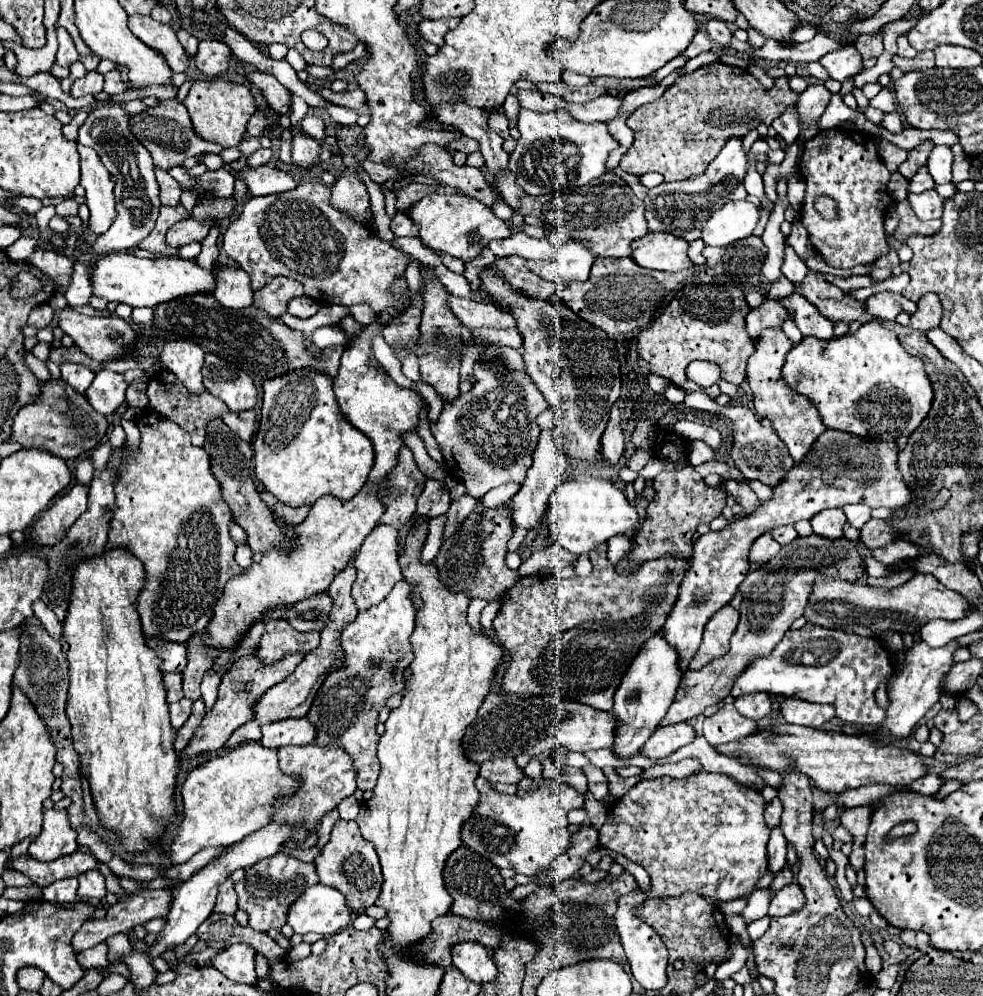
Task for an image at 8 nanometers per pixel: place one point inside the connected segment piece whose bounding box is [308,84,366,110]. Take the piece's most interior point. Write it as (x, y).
(355, 100)

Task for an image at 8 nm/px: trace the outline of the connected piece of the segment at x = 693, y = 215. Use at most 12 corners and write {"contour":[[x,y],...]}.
{"contour":[[742,138],[702,176],[644,198],[648,232],[698,240],[710,212],[746,200]]}

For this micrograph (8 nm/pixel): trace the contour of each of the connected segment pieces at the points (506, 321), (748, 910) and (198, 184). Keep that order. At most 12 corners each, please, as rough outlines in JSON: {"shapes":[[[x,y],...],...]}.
{"shapes":[[[448,300],[466,328],[512,328],[516,320],[494,304]],[[768,888],[754,890],[742,910],[746,924],[768,914]],[[174,166],[168,174],[194,188],[198,196],[214,194],[230,198],[234,194],[234,176],[218,170],[192,178],[186,168]]]}

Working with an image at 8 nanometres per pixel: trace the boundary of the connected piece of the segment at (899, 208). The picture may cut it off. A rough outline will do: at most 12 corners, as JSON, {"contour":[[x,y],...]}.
{"contour":[[908,200],[896,204],[900,226],[894,236],[908,234],[932,236],[940,220],[918,220]]}

